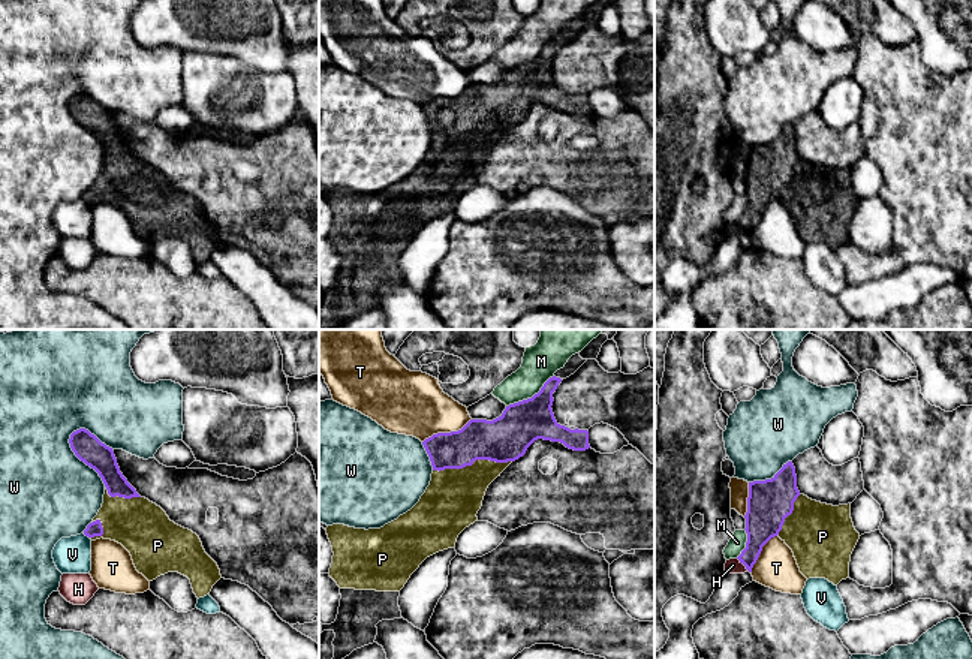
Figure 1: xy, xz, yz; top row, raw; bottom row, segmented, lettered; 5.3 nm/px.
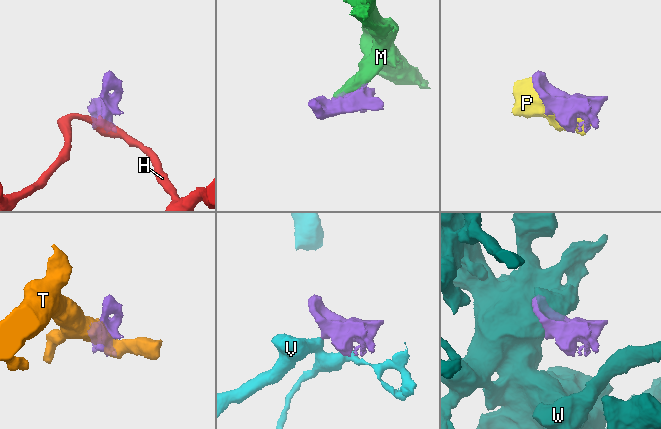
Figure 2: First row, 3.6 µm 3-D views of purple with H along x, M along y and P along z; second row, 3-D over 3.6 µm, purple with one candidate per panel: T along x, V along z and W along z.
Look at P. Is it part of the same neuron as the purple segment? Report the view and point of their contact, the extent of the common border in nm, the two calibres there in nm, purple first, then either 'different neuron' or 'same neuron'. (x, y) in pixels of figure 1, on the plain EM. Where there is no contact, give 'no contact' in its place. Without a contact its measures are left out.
xz (472, 128) | 420 nm | 240/300 nm | same neuron

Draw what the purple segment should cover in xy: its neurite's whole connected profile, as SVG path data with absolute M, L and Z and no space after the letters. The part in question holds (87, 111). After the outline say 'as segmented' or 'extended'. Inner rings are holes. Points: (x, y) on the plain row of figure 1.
M88 94L73 96L69 108L75 120L94 133L105 148L102 172L84 199L91 205L103 202L121 208L130 217L136 235L148 246L168 237L178 237L190 244L198 264L210 259L222 240L217 228L205 217L199 201L171 186L160 171L141 162L120 136L112 112L102 108Z | extended

